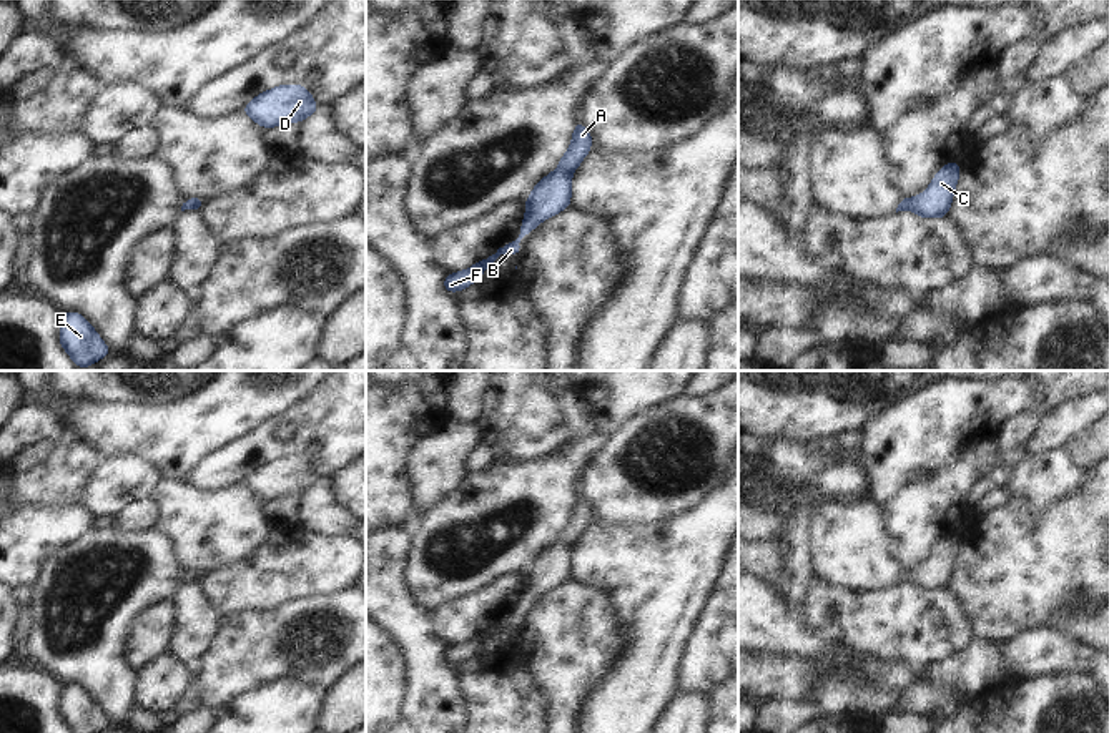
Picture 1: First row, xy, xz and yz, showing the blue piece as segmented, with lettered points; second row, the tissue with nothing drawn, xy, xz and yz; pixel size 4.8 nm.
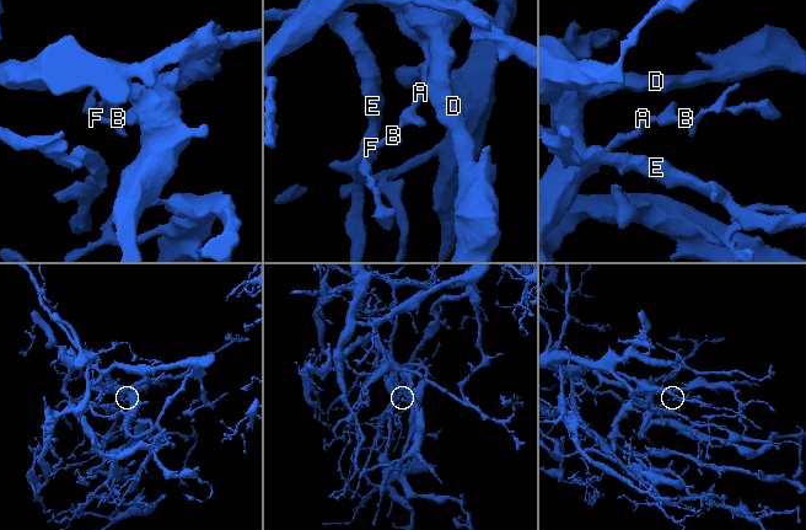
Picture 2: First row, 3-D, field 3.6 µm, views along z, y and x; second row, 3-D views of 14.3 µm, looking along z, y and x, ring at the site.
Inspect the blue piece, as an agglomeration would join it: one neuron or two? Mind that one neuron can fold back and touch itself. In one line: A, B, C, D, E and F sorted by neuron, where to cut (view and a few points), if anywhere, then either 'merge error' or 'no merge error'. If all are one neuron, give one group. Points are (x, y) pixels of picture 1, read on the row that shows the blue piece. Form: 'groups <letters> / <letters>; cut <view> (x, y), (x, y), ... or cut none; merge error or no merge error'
groups A B C D E F; cut none; no merge error

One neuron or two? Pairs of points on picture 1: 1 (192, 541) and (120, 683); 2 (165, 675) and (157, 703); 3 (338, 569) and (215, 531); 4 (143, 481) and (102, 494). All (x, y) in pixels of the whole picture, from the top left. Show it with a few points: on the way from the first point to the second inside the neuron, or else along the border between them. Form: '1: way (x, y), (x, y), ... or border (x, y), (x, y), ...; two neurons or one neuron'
1: border (158, 529), (170, 539), (173, 555), (187, 570); two neurons
2: way (162, 682), (157, 688), (157, 697); one neuron
3: border (275, 526), (263, 544), (246, 557), (228, 565); two neurons
4: way (133, 481), (120, 481), (112, 486); one neuron

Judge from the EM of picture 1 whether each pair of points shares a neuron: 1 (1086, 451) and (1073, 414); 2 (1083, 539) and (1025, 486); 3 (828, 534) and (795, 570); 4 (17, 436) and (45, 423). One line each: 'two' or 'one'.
1: two
2: two
3: two
4: one

